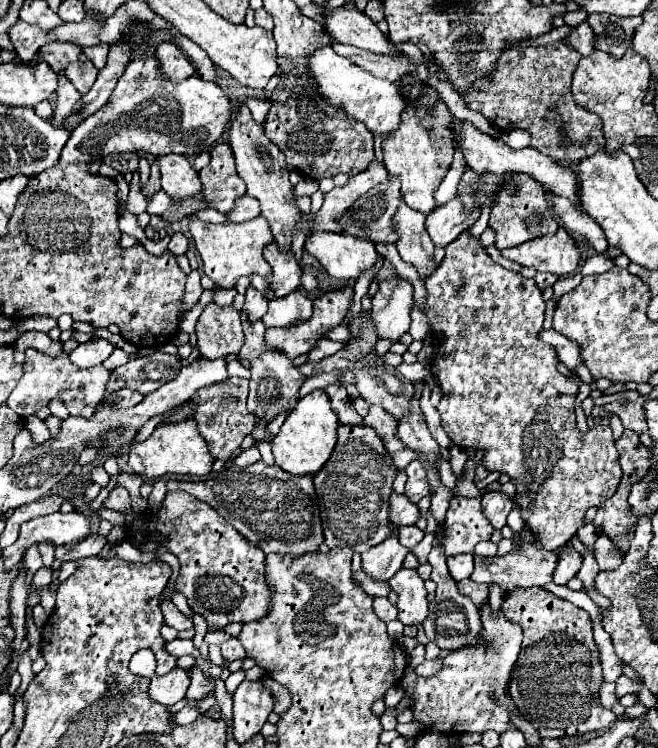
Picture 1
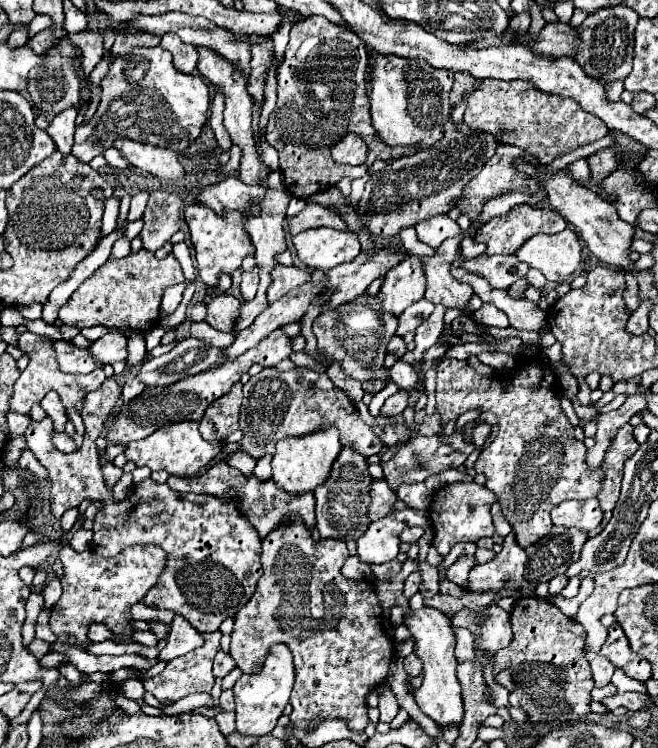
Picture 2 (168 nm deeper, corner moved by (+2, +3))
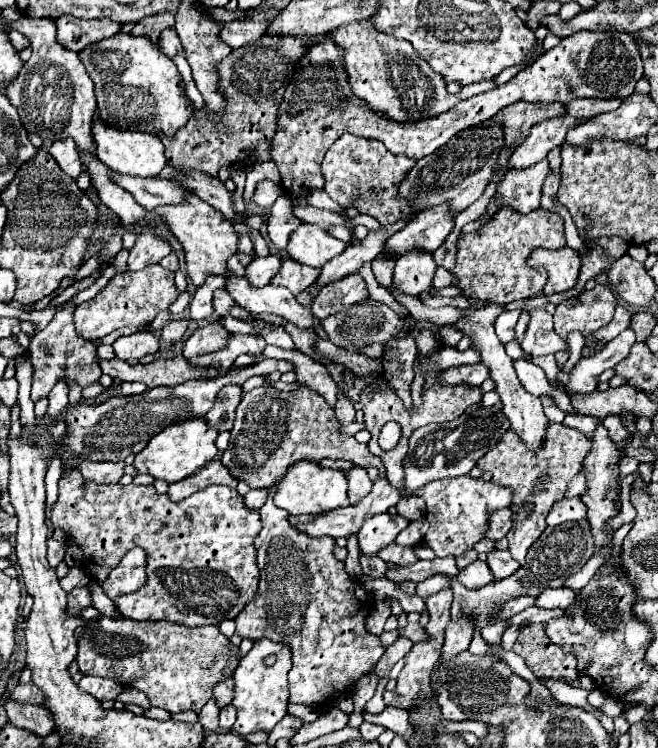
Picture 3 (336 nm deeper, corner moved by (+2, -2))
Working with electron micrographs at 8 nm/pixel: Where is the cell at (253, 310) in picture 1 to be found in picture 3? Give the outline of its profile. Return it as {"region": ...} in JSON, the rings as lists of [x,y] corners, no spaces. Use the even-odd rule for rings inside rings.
{"region":[[[270,254],[266,258],[254,258],[246,266],[246,276],[250,276],[250,284],[254,286],[266,286],[272,276],[278,274],[282,266],[282,258],[276,254]]]}

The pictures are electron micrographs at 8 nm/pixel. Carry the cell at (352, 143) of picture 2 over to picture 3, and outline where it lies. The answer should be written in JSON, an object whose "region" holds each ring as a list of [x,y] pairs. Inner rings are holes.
{"region":[[[342,134],[326,152],[326,160],[322,162],[322,176],[324,176],[324,190],[328,192],[328,196],[338,202],[340,206],[354,206],[360,214],[370,214],[372,218],[376,218],[380,224],[394,224],[394,220],[400,220],[400,214],[410,210],[410,200],[402,200],[398,196],[398,186],[404,180],[404,176],[412,170],[412,166],[416,164],[414,158],[408,156],[394,156],[390,152],[386,152],[386,146],[378,140],[370,140],[370,138],[360,138],[354,134]]]}

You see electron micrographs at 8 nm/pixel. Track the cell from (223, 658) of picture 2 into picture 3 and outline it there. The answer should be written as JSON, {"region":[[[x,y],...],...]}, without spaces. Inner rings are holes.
{"region":[[[228,678],[228,680],[218,682],[216,688],[214,688],[214,696],[212,698],[214,698],[214,702],[216,702],[216,706],[220,710],[226,708],[226,706],[230,706],[232,698],[234,698],[234,680]]]}

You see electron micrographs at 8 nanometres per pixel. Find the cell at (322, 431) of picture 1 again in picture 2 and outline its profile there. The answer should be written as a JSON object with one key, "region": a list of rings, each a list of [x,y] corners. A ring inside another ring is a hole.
{"region":[[[330,425],[308,435],[280,439],[276,443],[276,455],[272,457],[272,479],[276,481],[276,485],[294,495],[314,491],[316,485],[320,485],[326,479],[326,475],[330,473],[330,463],[334,463],[338,451],[342,449],[338,435],[338,427]]]}

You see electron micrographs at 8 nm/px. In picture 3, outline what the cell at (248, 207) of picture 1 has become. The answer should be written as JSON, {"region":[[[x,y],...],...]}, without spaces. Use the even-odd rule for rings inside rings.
{"region":[[[112,168],[108,170],[108,176],[114,184],[128,190],[136,198],[136,202],[142,204],[146,210],[154,210],[156,206],[162,204],[178,204],[190,196],[190,192],[180,188],[176,182],[164,178],[140,178],[140,176],[120,174]]]}

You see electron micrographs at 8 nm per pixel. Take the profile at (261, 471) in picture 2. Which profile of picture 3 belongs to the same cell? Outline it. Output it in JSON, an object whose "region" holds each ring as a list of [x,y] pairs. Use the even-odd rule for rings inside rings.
{"region":[[[250,490],[244,496],[244,506],[252,508],[252,510],[260,510],[266,502],[266,496],[268,496],[268,490]]]}

